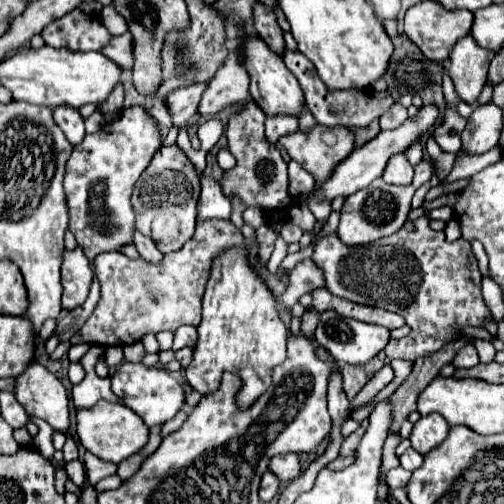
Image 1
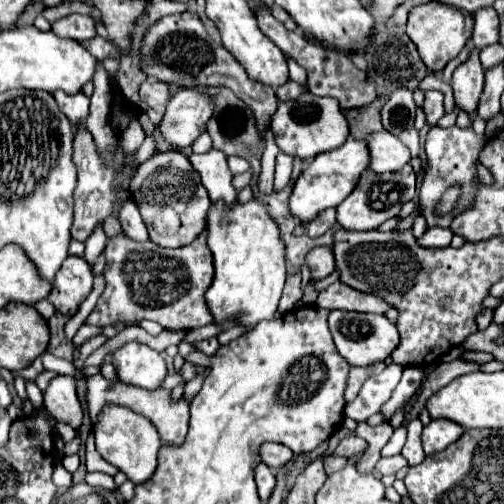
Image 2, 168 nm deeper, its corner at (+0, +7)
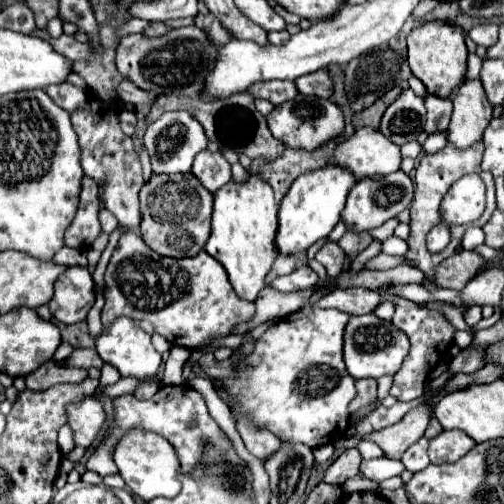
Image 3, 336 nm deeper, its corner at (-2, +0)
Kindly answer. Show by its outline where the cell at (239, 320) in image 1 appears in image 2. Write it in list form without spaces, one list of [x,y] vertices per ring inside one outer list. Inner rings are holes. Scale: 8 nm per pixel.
[[[258,200],[248,204],[212,204],[208,212],[208,248],[214,256],[214,280],[206,290],[206,306],[214,316],[214,324],[238,322],[250,332],[262,320],[274,320],[278,312],[278,302],[286,282],[286,262],[284,262],[284,244],[280,240],[278,226],[268,216],[266,208]]]

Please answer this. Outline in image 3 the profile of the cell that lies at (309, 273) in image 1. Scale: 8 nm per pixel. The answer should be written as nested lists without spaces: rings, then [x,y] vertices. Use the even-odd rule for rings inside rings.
[[[328,241],[318,253],[316,253],[316,259],[326,267],[326,271],[328,271],[328,275],[330,277],[336,277],[340,271],[342,271],[342,267],[344,267],[344,257],[346,257],[346,253],[338,247],[338,243],[334,243],[334,241]]]

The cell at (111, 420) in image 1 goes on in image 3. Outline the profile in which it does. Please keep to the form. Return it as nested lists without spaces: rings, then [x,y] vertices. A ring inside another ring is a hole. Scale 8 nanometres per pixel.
[[[130,431],[124,435],[124,439],[118,441],[114,451],[114,463],[120,469],[122,479],[126,481],[126,487],[130,493],[142,497],[144,501],[152,501],[156,497],[176,497],[180,493],[180,461],[176,455],[176,449],[160,435],[152,431]]]

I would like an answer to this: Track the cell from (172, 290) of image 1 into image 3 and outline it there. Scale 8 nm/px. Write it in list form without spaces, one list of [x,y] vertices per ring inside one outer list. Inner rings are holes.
[[[124,233],[112,253],[112,259],[106,269],[104,277],[104,299],[106,305],[102,309],[102,323],[108,325],[112,319],[118,319],[120,315],[128,315],[132,319],[148,319],[154,323],[156,333],[166,337],[172,345],[180,345],[186,349],[194,349],[204,345],[206,341],[214,341],[220,337],[226,337],[234,333],[234,327],[240,323],[246,323],[254,317],[254,303],[240,299],[234,291],[232,285],[228,283],[228,275],[216,259],[212,259],[206,251],[200,251],[196,257],[188,259],[172,259],[172,257],[162,257],[154,253],[138,233]]]

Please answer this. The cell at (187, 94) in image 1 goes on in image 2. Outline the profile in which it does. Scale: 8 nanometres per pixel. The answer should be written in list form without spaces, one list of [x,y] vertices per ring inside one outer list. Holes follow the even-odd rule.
[[[146,80],[140,86],[140,98],[154,110],[162,110],[166,108],[168,100],[170,100],[170,86],[160,82],[160,80]]]

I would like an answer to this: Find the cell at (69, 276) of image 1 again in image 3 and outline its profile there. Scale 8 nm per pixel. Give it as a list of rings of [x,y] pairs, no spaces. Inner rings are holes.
[[[68,267],[54,285],[54,297],[48,303],[60,323],[84,321],[94,305],[94,281],[86,267]]]

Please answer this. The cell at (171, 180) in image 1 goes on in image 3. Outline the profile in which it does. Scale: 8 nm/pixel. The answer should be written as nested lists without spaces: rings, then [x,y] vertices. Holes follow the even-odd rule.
[[[192,173],[180,175],[152,175],[140,191],[140,213],[142,213],[142,239],[144,243],[164,255],[164,257],[196,257],[210,233],[210,213],[212,213],[212,193],[208,193],[196,179],[190,187],[188,179]]]

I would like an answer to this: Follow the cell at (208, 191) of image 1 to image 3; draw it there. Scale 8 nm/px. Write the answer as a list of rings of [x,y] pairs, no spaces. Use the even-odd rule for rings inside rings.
[[[200,151],[194,159],[194,165],[190,169],[196,179],[210,191],[218,191],[224,183],[228,183],[228,179],[232,179],[232,173],[230,173],[230,163],[216,151]]]

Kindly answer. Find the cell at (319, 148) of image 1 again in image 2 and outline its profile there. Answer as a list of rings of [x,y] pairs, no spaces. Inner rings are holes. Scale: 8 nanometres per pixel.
[[[310,92],[300,94],[296,100],[292,102],[280,102],[276,114],[272,116],[272,124],[270,124],[272,132],[274,132],[274,140],[278,144],[278,148],[292,156],[292,158],[300,158],[300,160],[312,160],[314,156],[340,148],[346,138],[348,138],[348,122],[338,106],[338,100],[334,98],[318,98]]]

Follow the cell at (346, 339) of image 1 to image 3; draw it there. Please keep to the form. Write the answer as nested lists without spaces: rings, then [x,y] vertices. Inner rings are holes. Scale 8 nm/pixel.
[[[376,315],[352,317],[344,333],[344,361],[350,377],[354,379],[380,379],[384,375],[396,375],[404,357],[410,351],[410,343],[404,331],[398,331],[390,321]]]

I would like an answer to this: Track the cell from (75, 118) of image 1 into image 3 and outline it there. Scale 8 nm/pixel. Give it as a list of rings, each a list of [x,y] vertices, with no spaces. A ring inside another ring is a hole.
[[[68,81],[58,83],[58,85],[48,85],[48,87],[44,87],[44,91],[48,93],[48,97],[50,97],[54,103],[58,103],[60,107],[64,107],[64,109],[70,111],[70,113],[72,113],[76,107],[84,107],[84,103],[86,103],[86,99],[88,99],[84,89],[68,83]]]

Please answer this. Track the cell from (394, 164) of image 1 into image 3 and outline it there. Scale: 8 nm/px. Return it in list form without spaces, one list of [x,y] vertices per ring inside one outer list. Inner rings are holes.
[[[360,127],[352,137],[340,141],[332,153],[332,163],[348,169],[356,179],[388,175],[400,169],[402,155],[388,137],[372,127]]]

